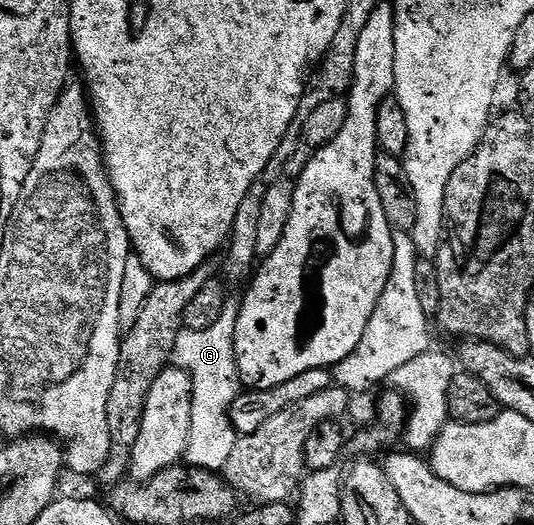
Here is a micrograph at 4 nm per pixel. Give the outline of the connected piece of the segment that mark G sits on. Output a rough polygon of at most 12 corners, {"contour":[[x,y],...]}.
{"contour":[[241,300],[171,357],[193,381],[191,468],[223,470],[238,438],[234,347]]}

